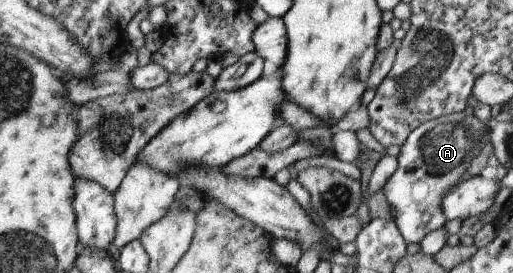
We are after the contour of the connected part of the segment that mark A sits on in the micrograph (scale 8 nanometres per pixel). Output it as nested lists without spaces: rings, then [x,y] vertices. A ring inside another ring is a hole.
[[[464,111],[440,115],[440,117],[430,119],[415,127],[399,147],[396,155],[397,168],[385,182],[382,195],[394,212],[392,220],[406,244],[418,243],[427,233],[443,227],[446,219],[442,215],[442,199],[446,197],[446,193],[452,191],[454,185],[464,181],[466,168],[470,161],[480,151],[489,149],[489,129],[486,129],[486,125],[486,120],[479,120],[472,113],[466,115]]]

